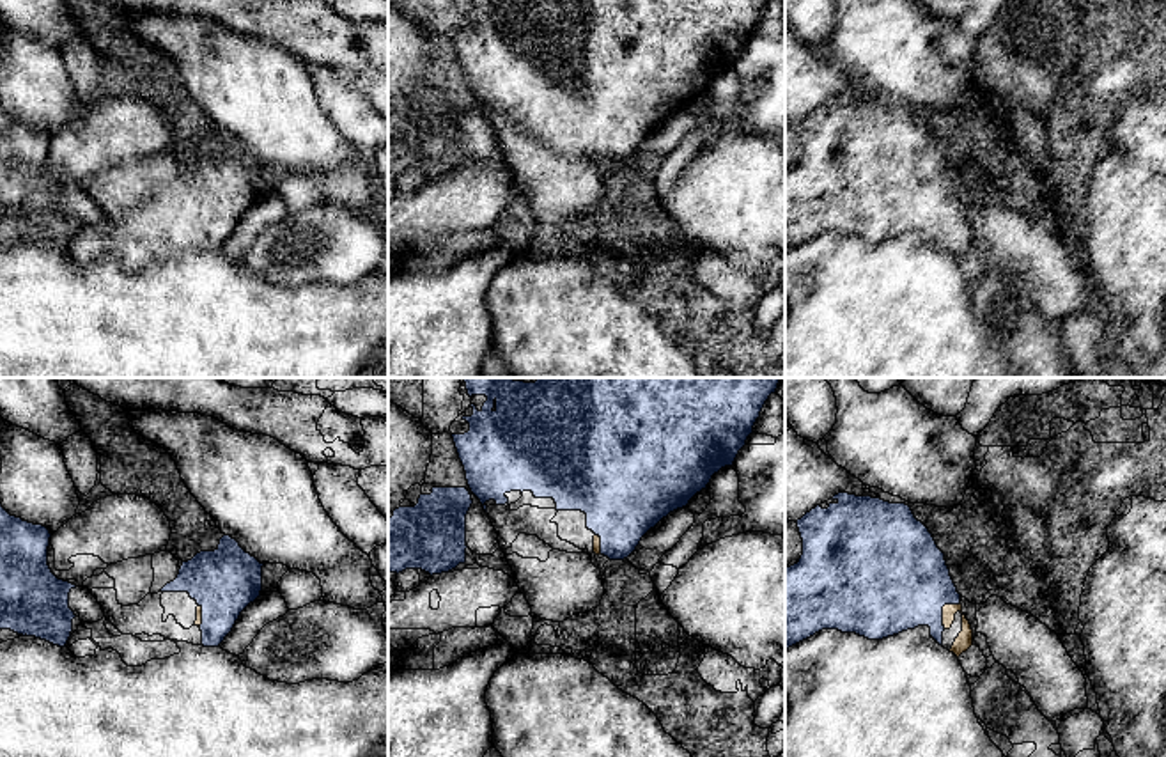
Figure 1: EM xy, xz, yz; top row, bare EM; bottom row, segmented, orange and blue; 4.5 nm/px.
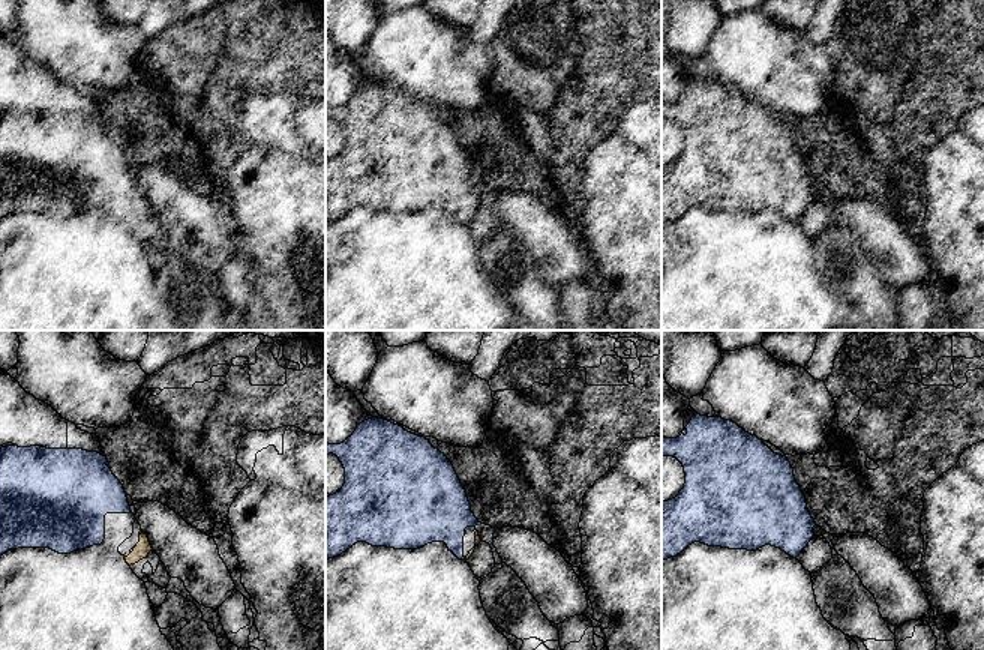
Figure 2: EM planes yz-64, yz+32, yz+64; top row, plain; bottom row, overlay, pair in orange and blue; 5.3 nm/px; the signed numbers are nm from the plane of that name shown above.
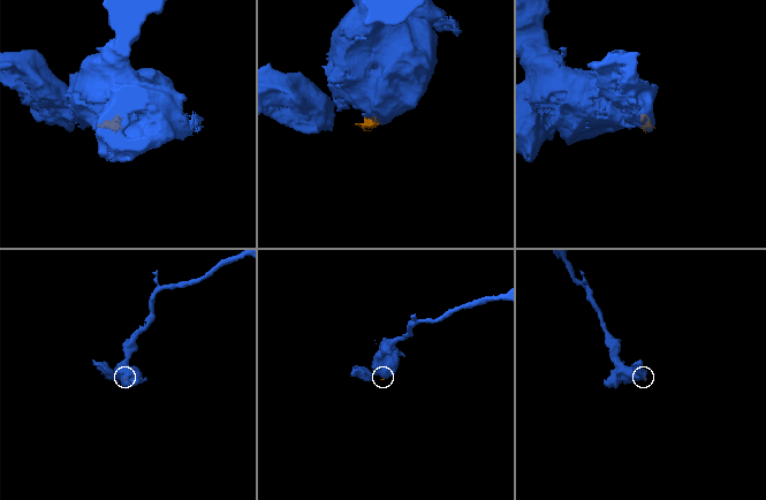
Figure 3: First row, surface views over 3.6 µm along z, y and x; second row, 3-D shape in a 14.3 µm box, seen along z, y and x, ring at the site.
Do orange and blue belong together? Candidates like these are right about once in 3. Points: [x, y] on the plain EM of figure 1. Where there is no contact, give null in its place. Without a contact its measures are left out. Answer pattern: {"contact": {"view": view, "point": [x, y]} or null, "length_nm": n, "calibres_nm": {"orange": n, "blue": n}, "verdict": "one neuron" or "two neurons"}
{"contact": {"view": "yz", "point": [943, 213]}, "length_nm": 150, "calibres_nm": {"orange": 80, "blue": 460}, "verdict": "one neuron"}

